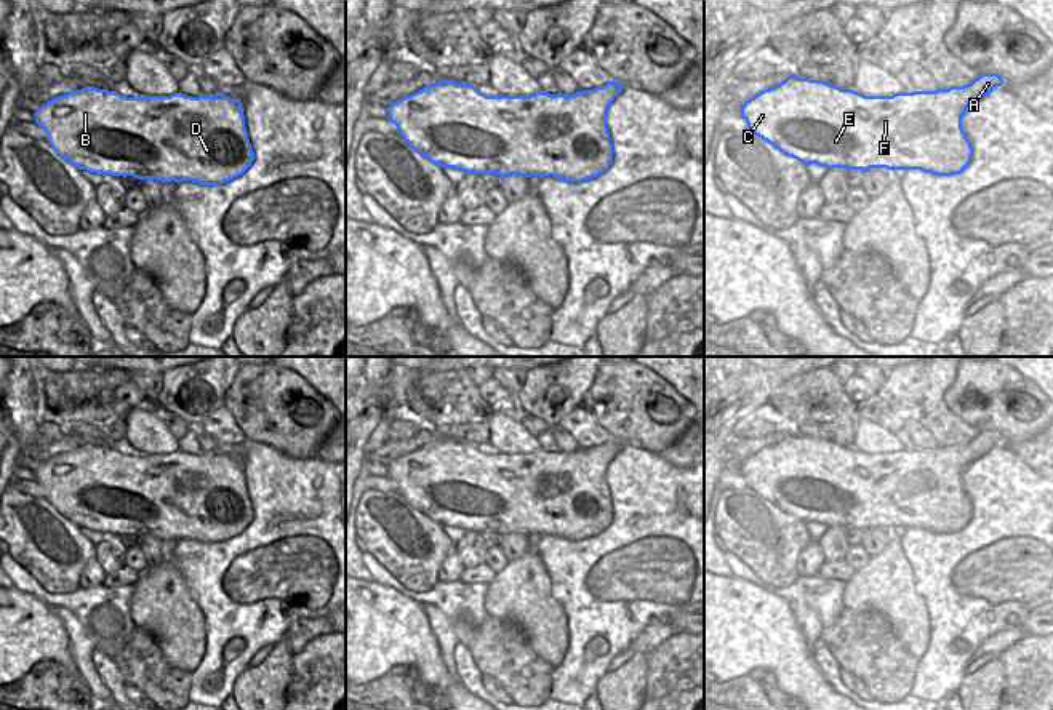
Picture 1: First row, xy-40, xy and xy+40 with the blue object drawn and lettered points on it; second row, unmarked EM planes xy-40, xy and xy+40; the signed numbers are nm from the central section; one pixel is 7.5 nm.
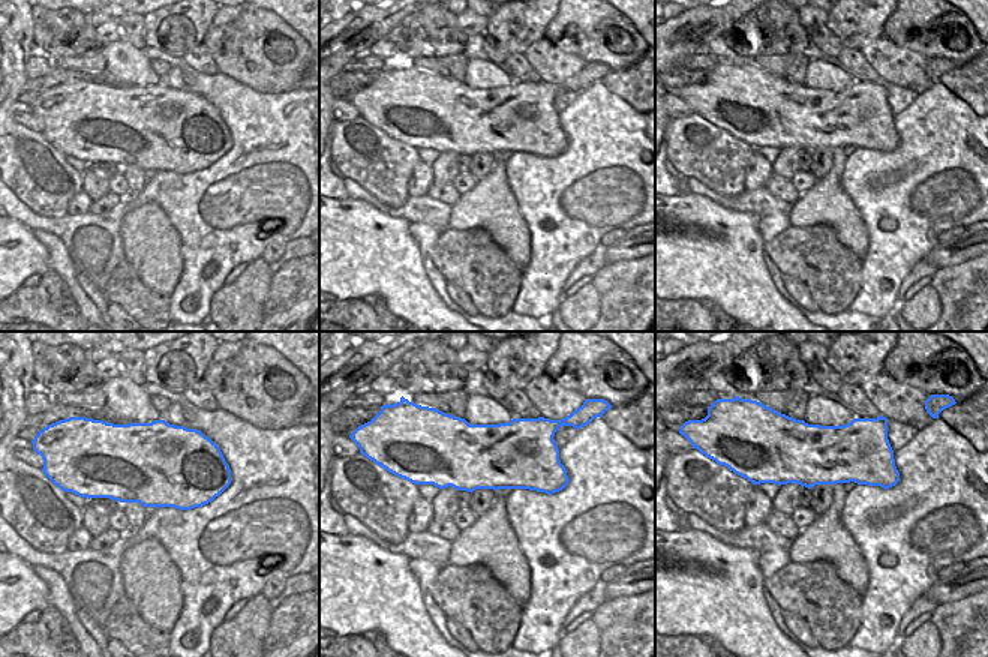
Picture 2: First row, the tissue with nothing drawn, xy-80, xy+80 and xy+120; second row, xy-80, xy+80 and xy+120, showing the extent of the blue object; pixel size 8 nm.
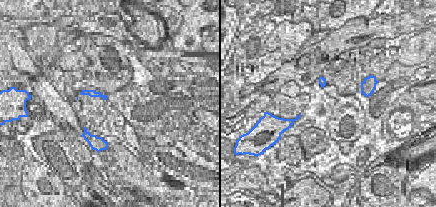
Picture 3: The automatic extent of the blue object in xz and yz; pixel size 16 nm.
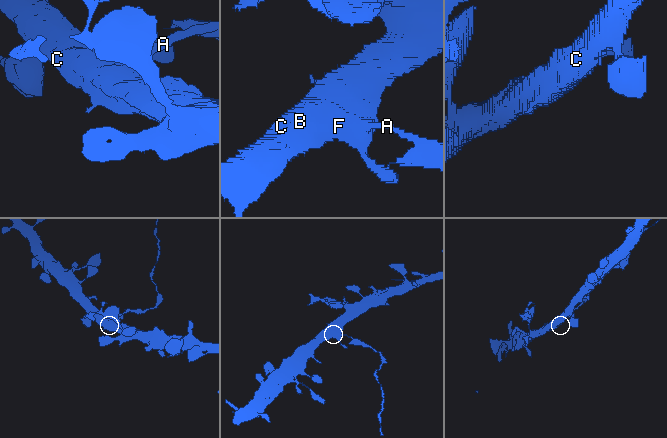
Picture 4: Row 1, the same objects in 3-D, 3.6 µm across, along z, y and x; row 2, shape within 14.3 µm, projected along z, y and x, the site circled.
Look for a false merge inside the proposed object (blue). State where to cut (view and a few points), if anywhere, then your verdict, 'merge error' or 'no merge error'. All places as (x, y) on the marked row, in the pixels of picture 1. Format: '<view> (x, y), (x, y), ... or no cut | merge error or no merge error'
xy+40 (968, 83), (975, 101) | merge error

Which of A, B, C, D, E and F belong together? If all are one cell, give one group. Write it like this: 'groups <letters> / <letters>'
groups A / B C D E F

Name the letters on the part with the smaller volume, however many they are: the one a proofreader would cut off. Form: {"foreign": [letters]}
{"foreign": ["A"]}

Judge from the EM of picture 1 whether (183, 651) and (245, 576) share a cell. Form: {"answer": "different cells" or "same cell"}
{"answer": "different cells"}

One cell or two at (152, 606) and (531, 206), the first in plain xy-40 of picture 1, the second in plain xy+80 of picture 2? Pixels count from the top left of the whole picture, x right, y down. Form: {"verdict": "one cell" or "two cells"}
{"verdict": "two cells"}

